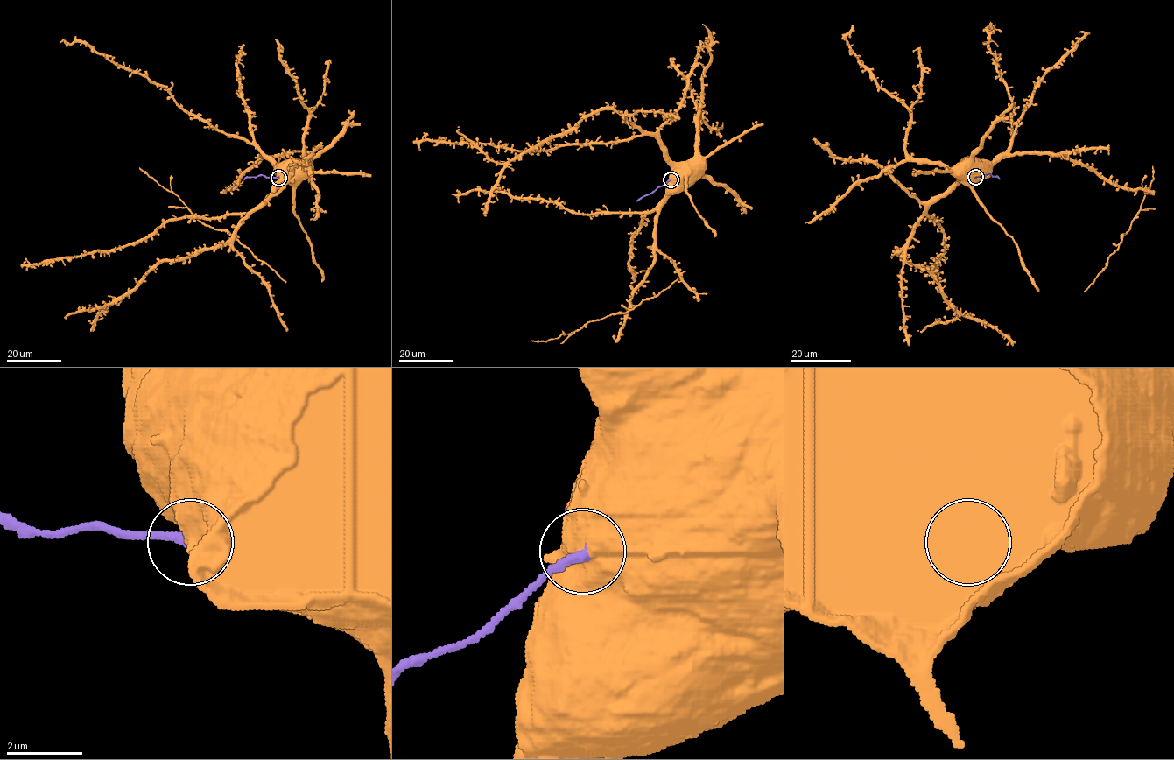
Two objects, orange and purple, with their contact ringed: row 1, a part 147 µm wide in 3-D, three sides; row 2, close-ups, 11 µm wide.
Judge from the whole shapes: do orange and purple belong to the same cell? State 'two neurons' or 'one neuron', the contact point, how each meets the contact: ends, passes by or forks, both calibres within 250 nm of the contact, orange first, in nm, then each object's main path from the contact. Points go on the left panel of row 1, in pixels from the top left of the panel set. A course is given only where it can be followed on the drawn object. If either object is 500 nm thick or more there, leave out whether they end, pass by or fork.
two neurons | (278, 178) | 700/280 nm | orange via (278, 178), (285, 178), (298, 165) | purple via (278, 178), (258, 175), (243, 179)

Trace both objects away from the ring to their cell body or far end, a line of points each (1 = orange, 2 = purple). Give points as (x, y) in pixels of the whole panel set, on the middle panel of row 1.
1: (671, 179), (685, 189), (690, 183), (690, 176)
2: (671, 179), (636, 200)

